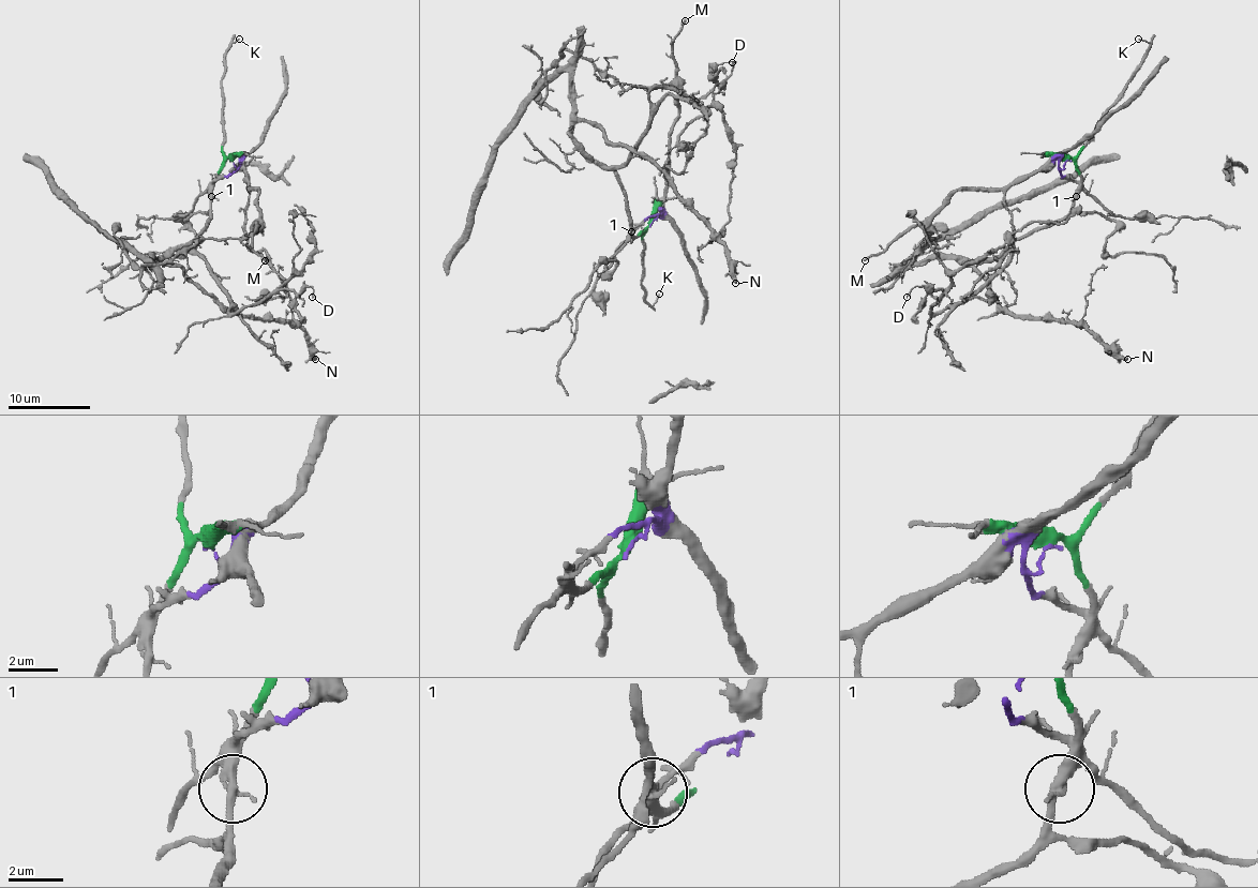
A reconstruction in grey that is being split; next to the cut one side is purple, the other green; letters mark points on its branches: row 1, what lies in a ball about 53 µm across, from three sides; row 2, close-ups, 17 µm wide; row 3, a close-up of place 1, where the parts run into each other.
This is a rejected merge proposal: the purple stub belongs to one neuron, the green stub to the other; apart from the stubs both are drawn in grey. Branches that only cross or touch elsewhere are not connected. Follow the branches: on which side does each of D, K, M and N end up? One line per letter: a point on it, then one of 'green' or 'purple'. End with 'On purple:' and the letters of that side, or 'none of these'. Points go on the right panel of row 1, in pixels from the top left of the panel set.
D: at (907, 297); green
K: at (1138, 39); green
M: at (865, 260); purple
N: at (1127, 359); green
On purple: M

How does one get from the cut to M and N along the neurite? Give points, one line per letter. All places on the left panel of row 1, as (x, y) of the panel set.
M: (230, 161), (237, 167), (239, 159), (250, 187), (257, 190), (259, 216), (253, 232), (253, 249), (266, 261)
N: (230, 161), (219, 175), (205, 228), (151, 261), (176, 262), (239, 314), (286, 318), (304, 332), (315, 359)

